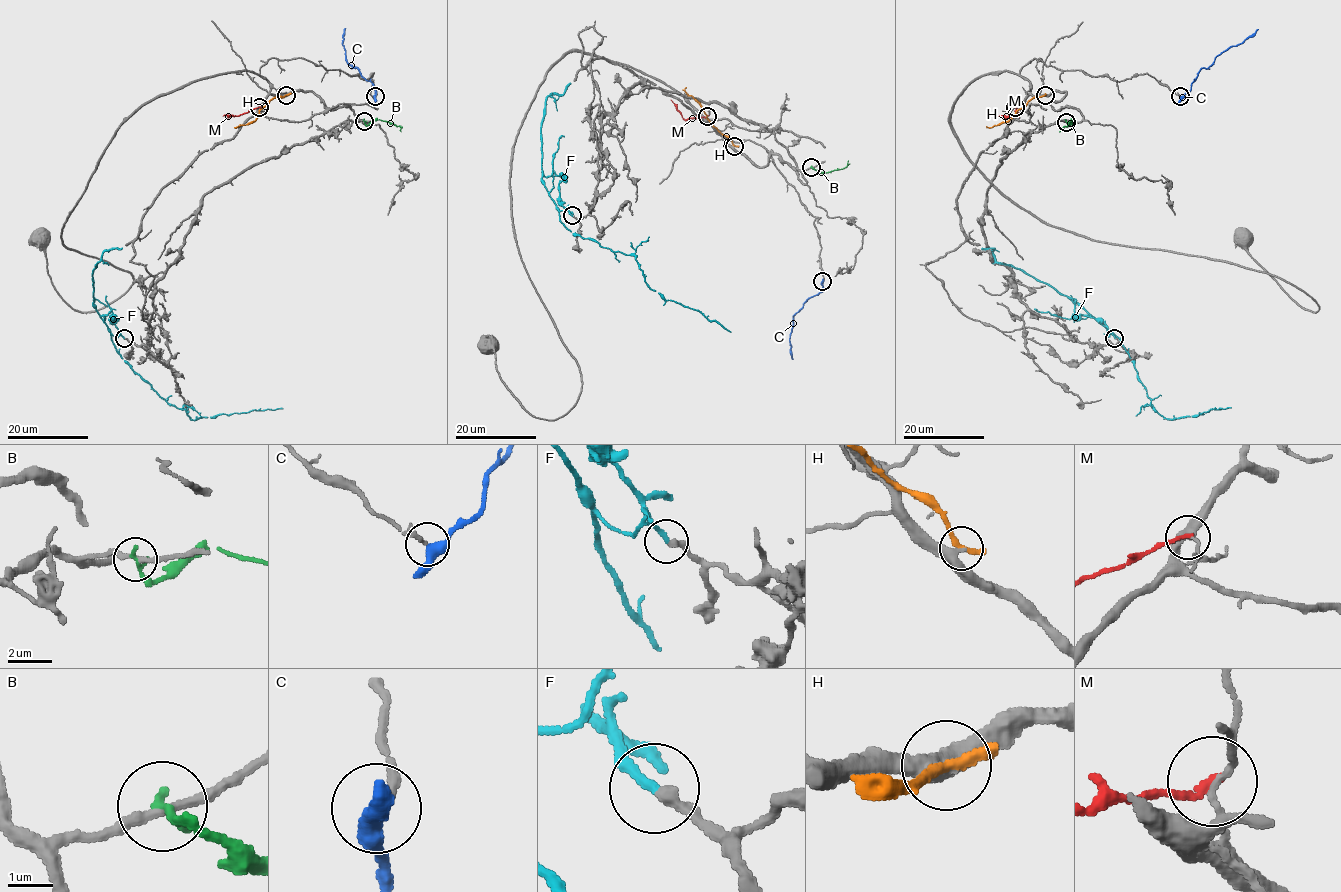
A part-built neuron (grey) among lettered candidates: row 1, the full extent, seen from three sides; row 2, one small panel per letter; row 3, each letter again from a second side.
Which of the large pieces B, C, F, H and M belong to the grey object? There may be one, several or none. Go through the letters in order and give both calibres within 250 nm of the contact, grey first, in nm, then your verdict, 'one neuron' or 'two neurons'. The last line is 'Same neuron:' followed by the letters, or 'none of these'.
B: 200 nm thick on the grey side, 220 nm on the other; two neurons
C: 200 nm thick on the grey side, 400 nm on the other; two neurons
F: 280 nm thick on the grey side, 220 nm on the other; one neuron
H: 360 nm thick on the grey side, 320 nm on the other; two neurons
M: 130 nm thick on the grey side, 170 nm on the other; two neurons
Same neuron: F

